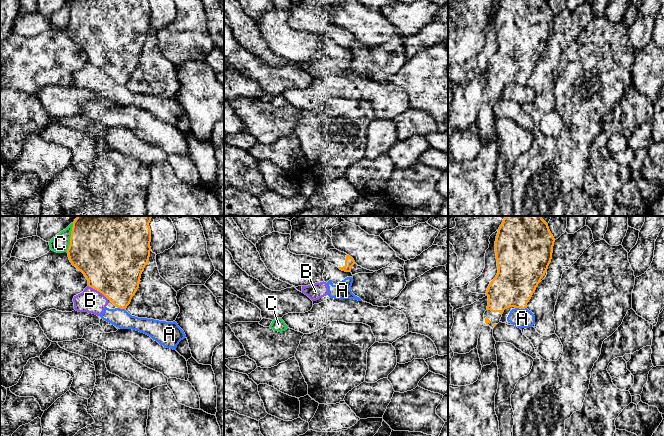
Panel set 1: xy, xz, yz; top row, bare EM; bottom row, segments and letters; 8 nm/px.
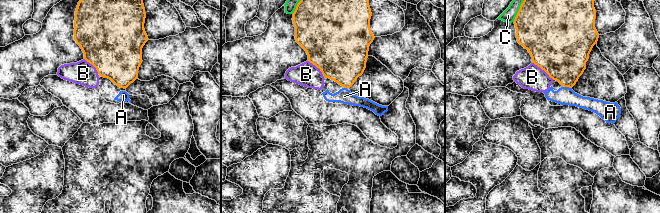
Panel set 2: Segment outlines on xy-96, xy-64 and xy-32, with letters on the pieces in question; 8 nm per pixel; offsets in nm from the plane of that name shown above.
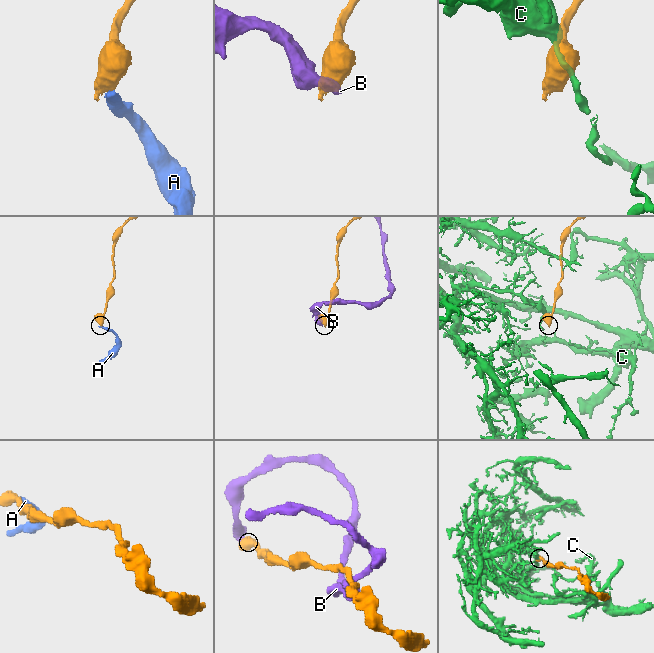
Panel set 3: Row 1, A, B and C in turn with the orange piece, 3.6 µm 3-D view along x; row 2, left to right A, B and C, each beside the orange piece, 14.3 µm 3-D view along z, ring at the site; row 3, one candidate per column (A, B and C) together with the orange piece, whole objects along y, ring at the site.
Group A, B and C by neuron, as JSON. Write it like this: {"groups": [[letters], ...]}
{"groups": [["A", "B"], ["C"]]}

